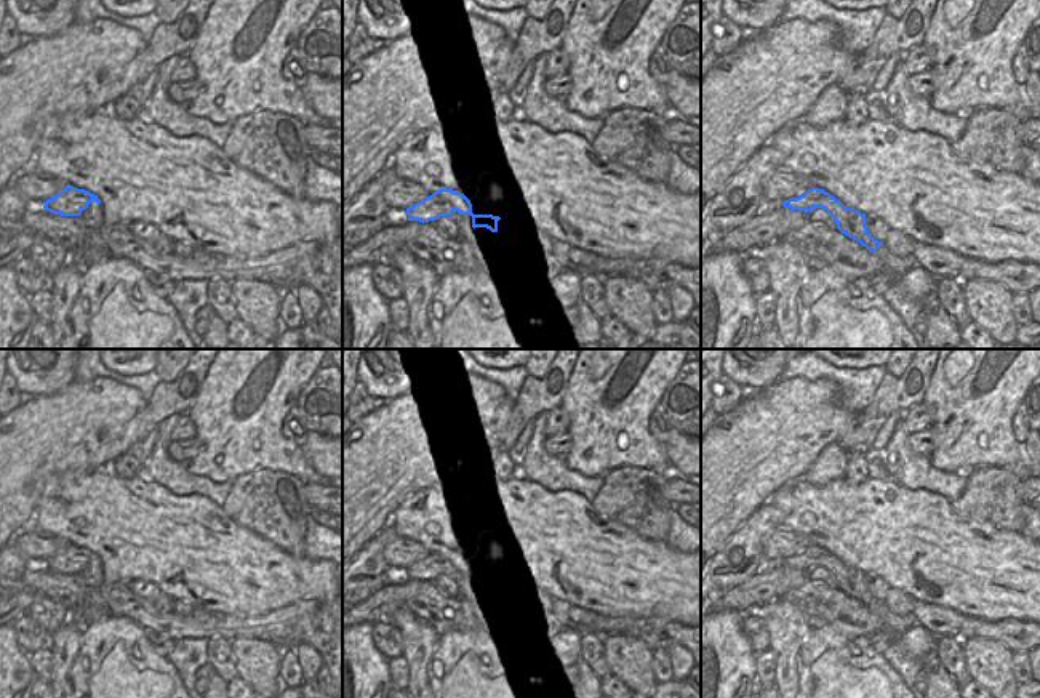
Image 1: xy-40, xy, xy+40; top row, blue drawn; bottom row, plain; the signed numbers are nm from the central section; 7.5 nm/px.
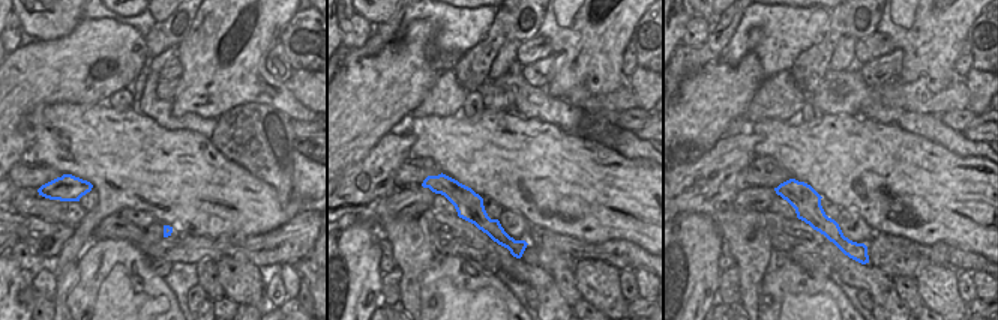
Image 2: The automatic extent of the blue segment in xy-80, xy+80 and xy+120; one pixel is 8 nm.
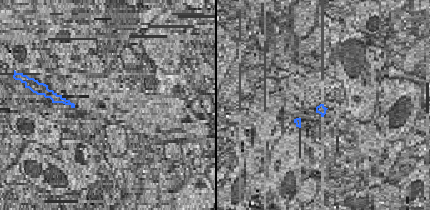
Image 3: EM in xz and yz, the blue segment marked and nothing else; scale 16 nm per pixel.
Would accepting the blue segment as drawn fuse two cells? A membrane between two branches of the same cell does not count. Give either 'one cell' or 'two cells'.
two cells

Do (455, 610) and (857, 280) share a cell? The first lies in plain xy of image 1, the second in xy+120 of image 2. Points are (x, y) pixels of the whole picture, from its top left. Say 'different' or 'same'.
same

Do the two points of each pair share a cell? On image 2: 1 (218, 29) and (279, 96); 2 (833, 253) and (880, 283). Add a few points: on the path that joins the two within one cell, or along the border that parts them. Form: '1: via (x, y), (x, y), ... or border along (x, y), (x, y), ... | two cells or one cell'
1: via (213, 53), (221, 68), (227, 68), (255, 84) | one cell
2: via (845, 265), (856, 275), (868, 277) | one cell

